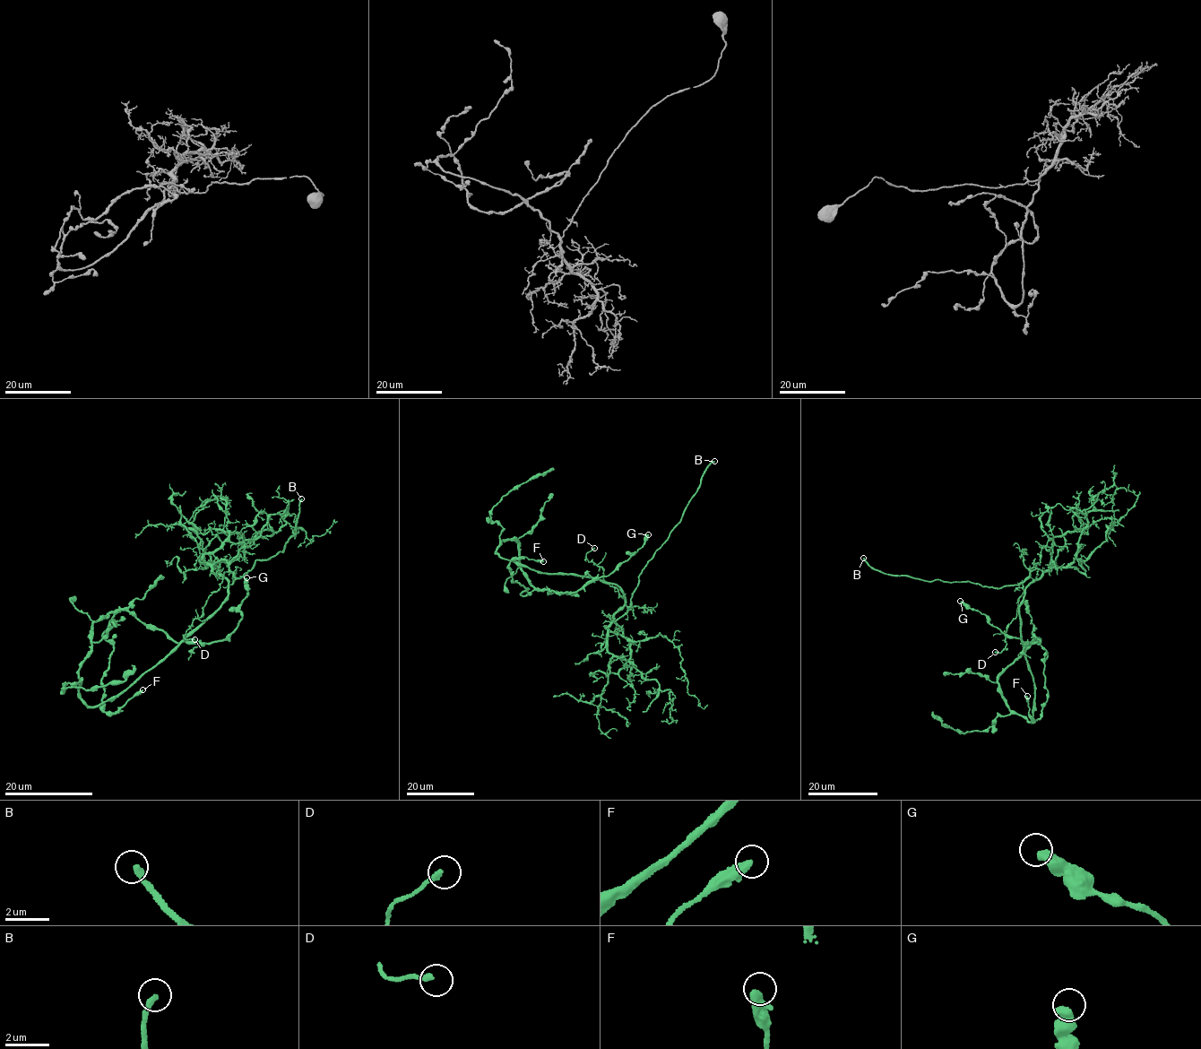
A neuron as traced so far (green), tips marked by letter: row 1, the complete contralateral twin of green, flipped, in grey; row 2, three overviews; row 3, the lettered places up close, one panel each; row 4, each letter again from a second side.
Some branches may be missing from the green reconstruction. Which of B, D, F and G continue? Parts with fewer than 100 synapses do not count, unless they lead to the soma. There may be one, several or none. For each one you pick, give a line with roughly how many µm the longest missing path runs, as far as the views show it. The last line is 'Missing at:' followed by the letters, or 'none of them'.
B: 20 µm
Missing at: B

